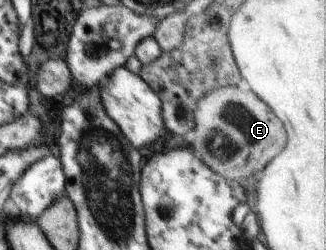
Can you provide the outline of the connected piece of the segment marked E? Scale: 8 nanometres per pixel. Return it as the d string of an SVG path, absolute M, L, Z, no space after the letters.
M220 86L198 100L194 111L192 149L220 177L240 180L256 177L285 147L286 132L271 109L251 90Z

